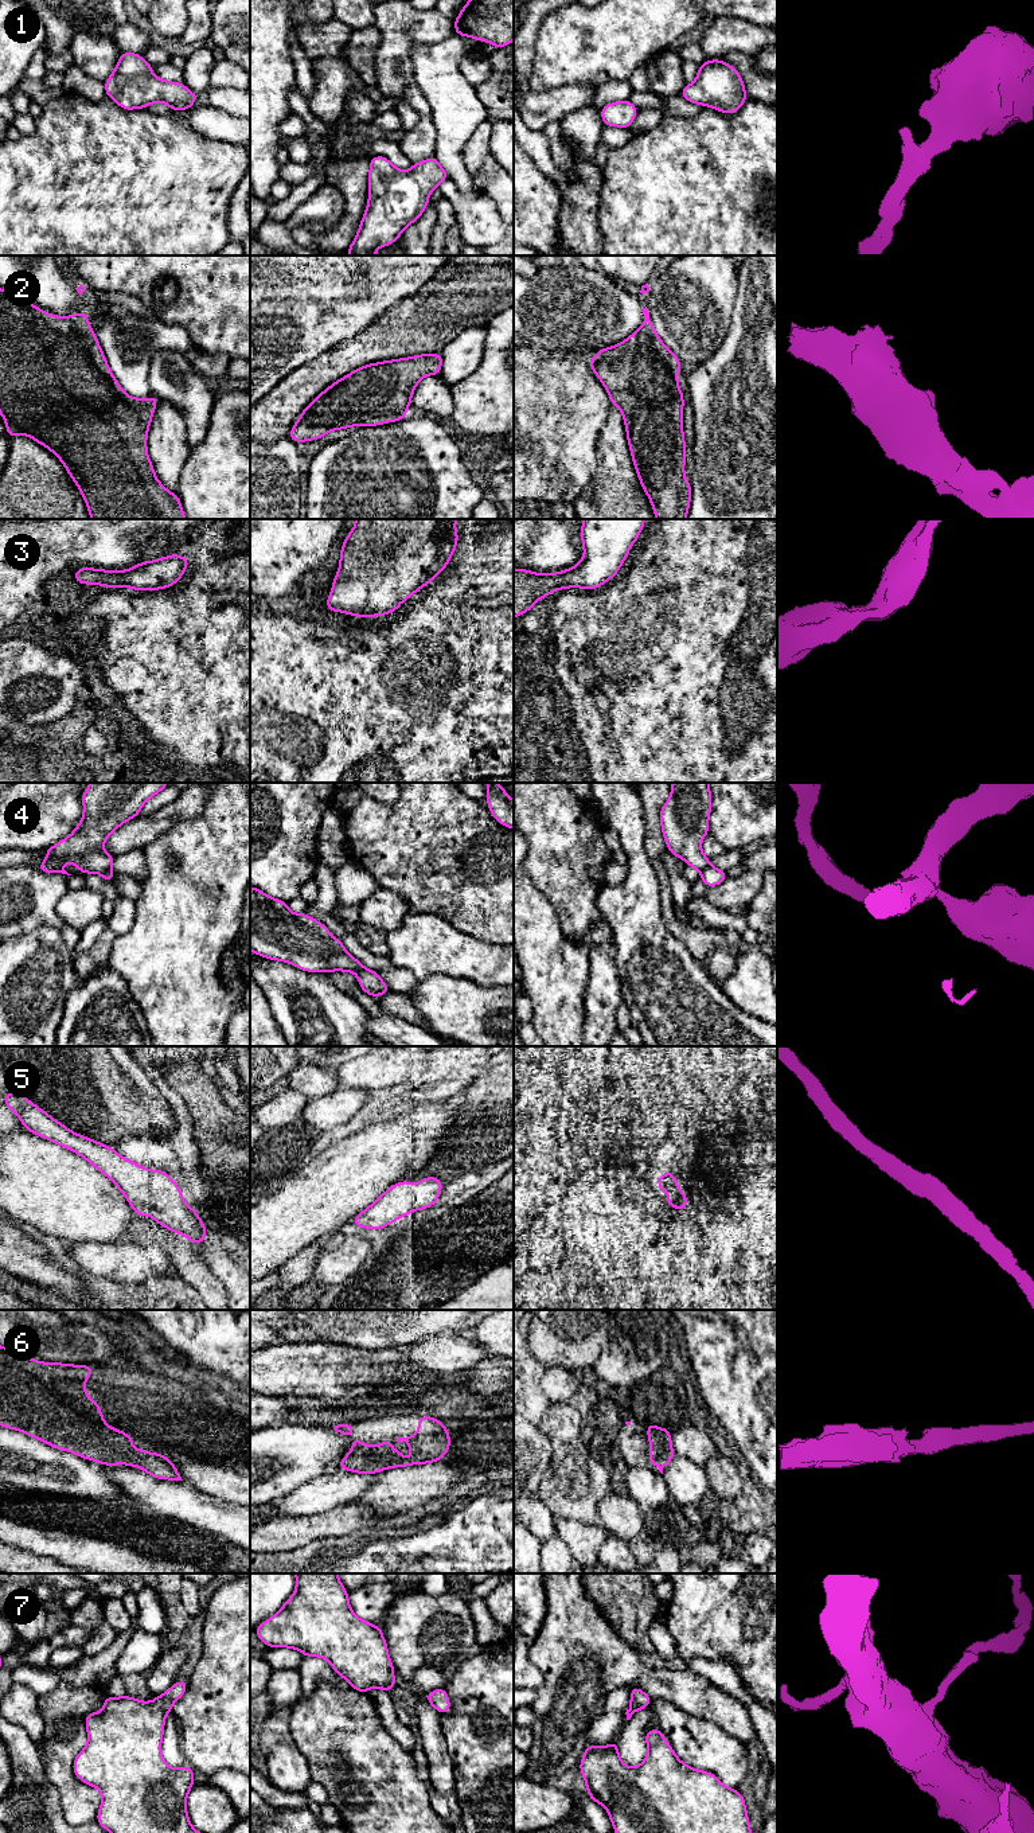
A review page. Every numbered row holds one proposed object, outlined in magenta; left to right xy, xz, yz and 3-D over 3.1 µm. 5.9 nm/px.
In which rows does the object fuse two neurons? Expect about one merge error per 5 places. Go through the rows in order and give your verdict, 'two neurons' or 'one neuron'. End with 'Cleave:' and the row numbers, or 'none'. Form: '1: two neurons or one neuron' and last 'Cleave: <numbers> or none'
1: one neuron
2: one neuron
3: one neuron
4: two neurons
5: one neuron
6: one neuron
7: one neuron
Cleave: 4

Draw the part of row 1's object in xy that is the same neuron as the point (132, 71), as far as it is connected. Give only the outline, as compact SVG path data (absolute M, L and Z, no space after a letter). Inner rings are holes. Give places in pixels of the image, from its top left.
M121 52L112 75L105 81L105 94L125 110L145 109L151 104L164 102L172 112L188 110L199 98L184 83L157 78L152 66L136 52Z

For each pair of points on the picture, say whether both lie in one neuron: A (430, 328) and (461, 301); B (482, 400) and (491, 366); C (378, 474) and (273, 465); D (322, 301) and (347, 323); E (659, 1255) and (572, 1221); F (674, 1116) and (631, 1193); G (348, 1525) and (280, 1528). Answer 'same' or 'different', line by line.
A: same
B: same
C: different
D: same
E: different
F: different
G: same

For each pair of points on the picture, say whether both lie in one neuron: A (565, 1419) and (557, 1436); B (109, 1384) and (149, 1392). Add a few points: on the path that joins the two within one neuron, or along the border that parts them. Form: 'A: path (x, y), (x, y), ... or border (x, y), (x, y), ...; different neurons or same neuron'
A: path (562, 1423), (558, 1432); same neuron
B: path (118, 1392), (140, 1392); same neuron

